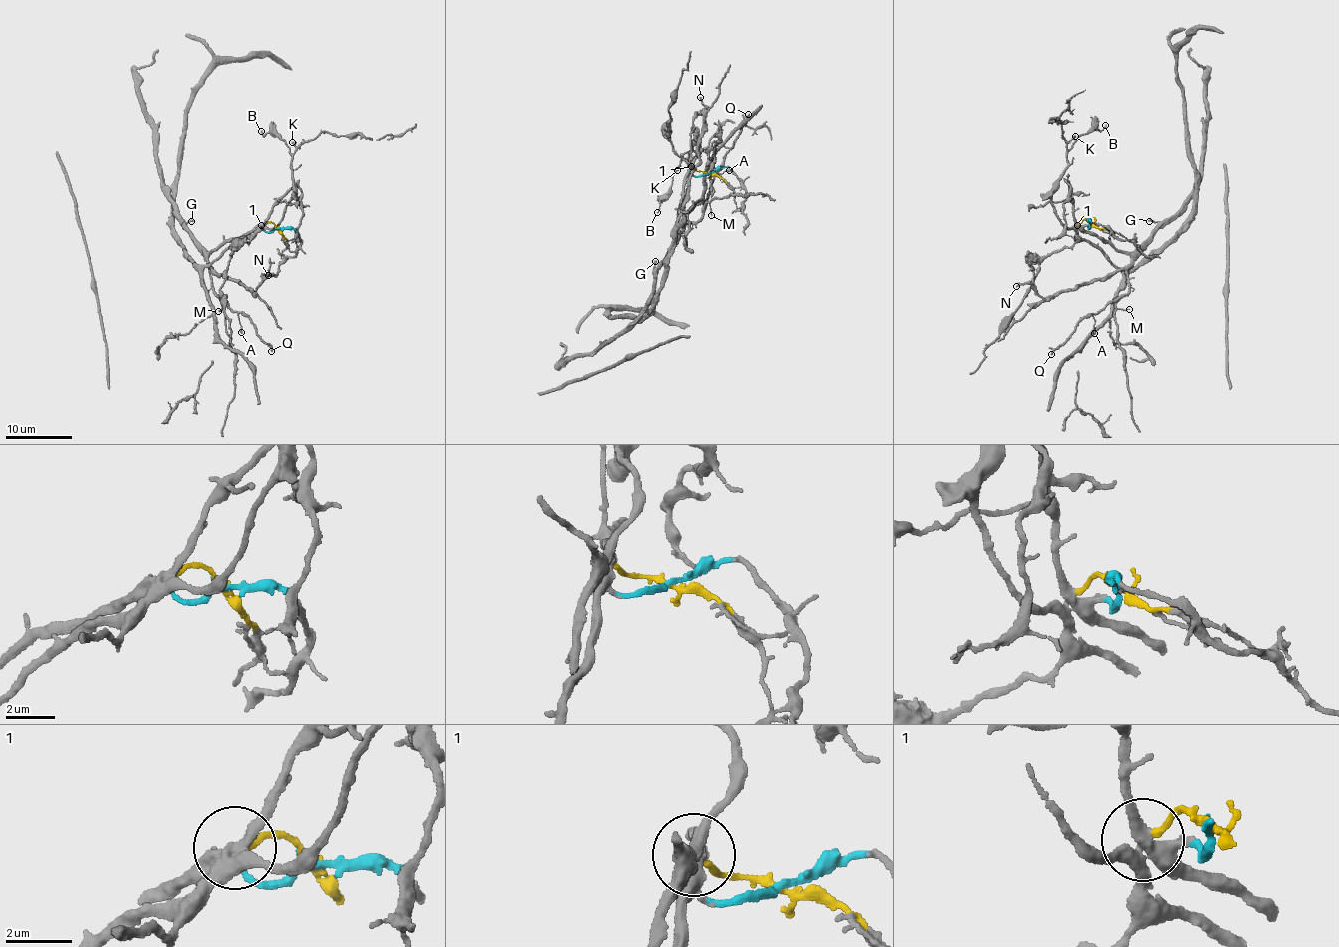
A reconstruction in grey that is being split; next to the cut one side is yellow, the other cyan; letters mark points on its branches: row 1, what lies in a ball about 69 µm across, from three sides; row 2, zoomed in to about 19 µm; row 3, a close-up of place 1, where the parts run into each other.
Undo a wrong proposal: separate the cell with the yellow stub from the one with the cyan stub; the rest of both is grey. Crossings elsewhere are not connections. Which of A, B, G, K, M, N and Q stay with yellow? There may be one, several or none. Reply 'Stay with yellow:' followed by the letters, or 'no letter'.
Stay with yellow: B, K

